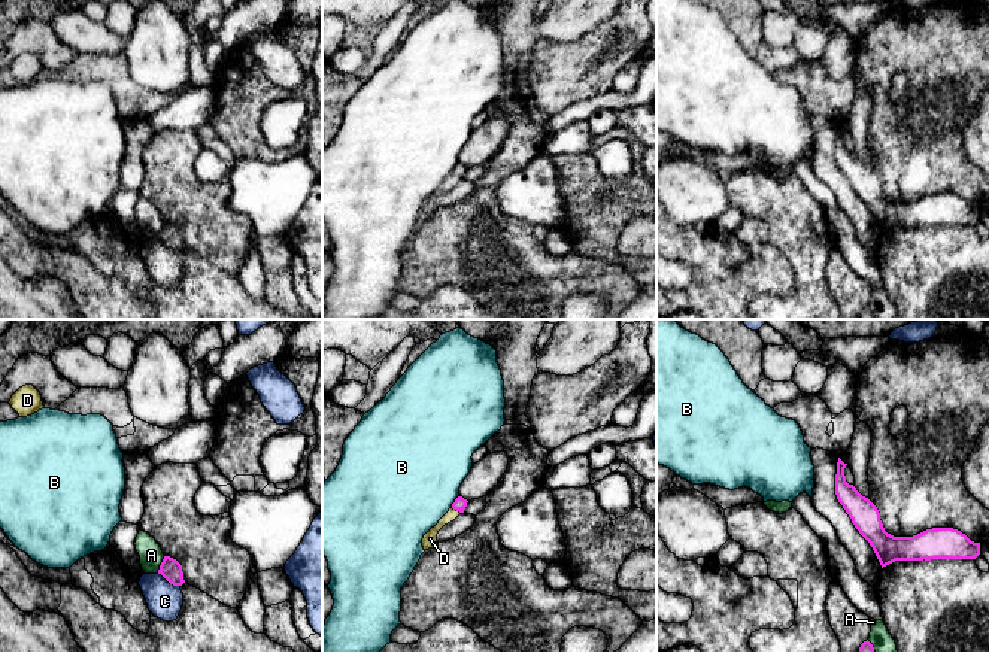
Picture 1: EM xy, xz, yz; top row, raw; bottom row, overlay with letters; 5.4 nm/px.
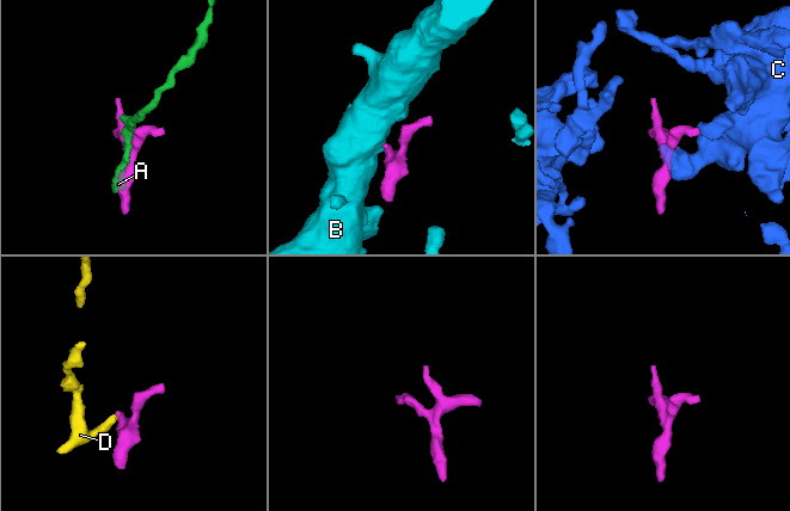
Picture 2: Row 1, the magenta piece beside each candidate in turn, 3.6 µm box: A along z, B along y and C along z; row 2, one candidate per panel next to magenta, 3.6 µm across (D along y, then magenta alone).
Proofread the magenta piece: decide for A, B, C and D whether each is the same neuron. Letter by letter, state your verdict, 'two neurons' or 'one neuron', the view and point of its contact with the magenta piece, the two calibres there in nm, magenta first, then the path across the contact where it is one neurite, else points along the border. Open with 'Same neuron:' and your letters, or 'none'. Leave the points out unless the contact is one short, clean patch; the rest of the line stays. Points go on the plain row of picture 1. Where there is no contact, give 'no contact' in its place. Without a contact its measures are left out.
Same neuron: D
A: two neurons | xy (161, 230) | 110/130 nm
B: two neurons | xz (455, 167) | 70/480 nm | along xz (458, 161), (451, 173)
C: two neurons | xy (169, 248) | 110/190 nm
D: one neuron | xz (457, 176) | 70/80 nm | across xz (460, 170), (457, 176), (430, 204)

